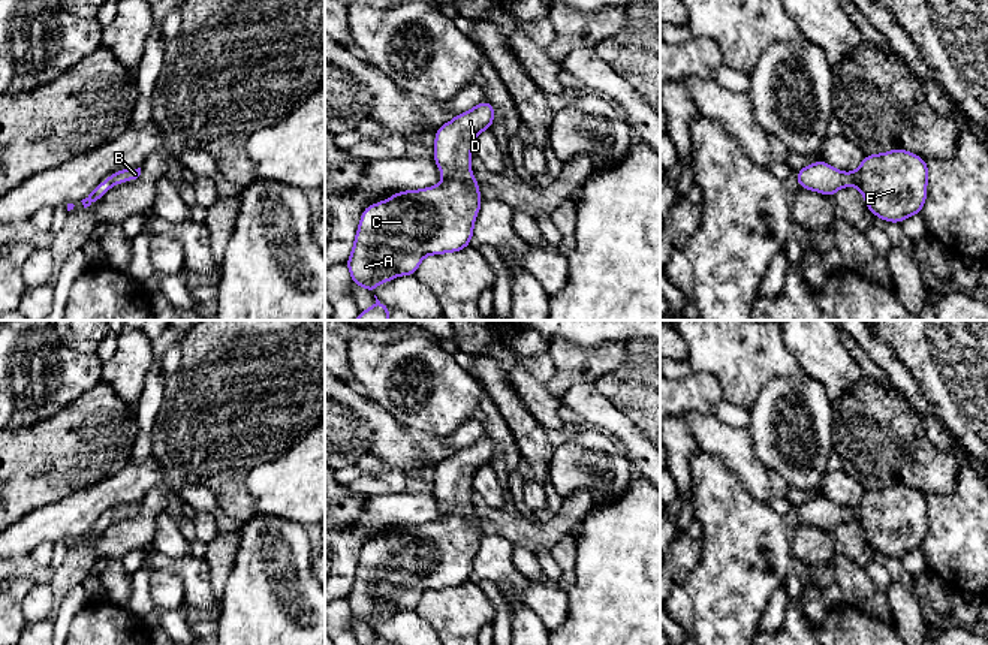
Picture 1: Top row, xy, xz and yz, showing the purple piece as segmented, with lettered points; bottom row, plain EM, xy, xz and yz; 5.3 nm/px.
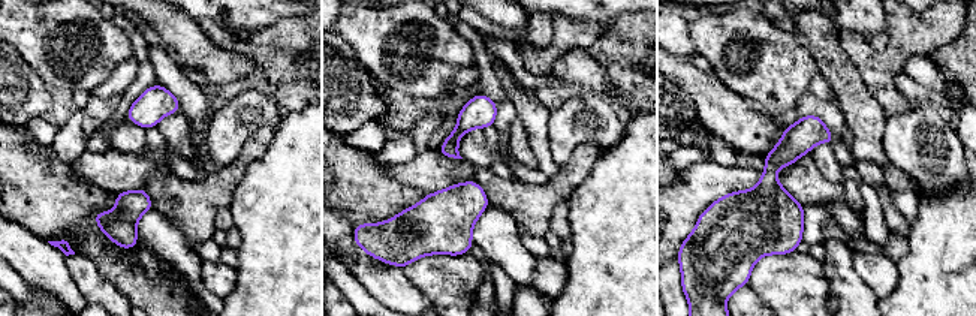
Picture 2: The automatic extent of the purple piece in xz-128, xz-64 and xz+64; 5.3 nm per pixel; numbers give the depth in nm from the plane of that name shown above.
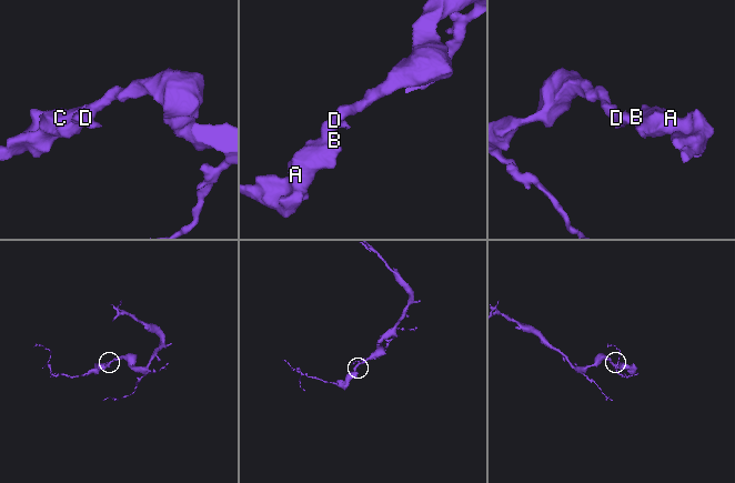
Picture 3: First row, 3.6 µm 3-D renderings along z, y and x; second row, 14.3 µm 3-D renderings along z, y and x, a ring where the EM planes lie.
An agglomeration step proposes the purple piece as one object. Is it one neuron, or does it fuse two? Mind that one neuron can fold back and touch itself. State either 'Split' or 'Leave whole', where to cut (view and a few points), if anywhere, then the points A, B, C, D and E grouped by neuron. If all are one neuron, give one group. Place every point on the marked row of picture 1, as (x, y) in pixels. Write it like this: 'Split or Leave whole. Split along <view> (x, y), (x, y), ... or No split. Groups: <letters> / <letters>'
Leave whole. No split. Groups: A B C D E

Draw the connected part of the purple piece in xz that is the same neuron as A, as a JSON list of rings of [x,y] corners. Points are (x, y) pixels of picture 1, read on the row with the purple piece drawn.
[[[488,100],[455,115],[436,132],[433,157],[445,177],[443,181],[424,190],[398,192],[383,202],[367,205],[346,262],[353,283],[374,295],[374,286],[379,283],[388,283],[397,275],[415,275],[427,254],[454,253],[469,247],[475,236],[473,223],[484,201],[469,169],[473,159],[472,145],[482,130],[491,129],[493,121],[494,106]]]

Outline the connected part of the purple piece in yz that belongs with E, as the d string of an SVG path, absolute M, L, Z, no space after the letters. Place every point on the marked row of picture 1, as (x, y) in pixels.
M900 148L865 156L861 166L850 174L819 159L796 171L796 178L801 189L828 198L853 184L864 195L868 211L880 220L901 223L924 208L928 168L925 159Z

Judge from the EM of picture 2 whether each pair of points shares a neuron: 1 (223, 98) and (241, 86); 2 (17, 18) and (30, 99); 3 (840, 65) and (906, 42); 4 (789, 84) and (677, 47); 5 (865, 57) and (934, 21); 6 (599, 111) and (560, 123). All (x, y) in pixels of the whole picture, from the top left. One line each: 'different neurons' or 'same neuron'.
1: same neuron
2: different neurons
3: different neurons
4: different neurons
5: same neuron
6: same neuron

